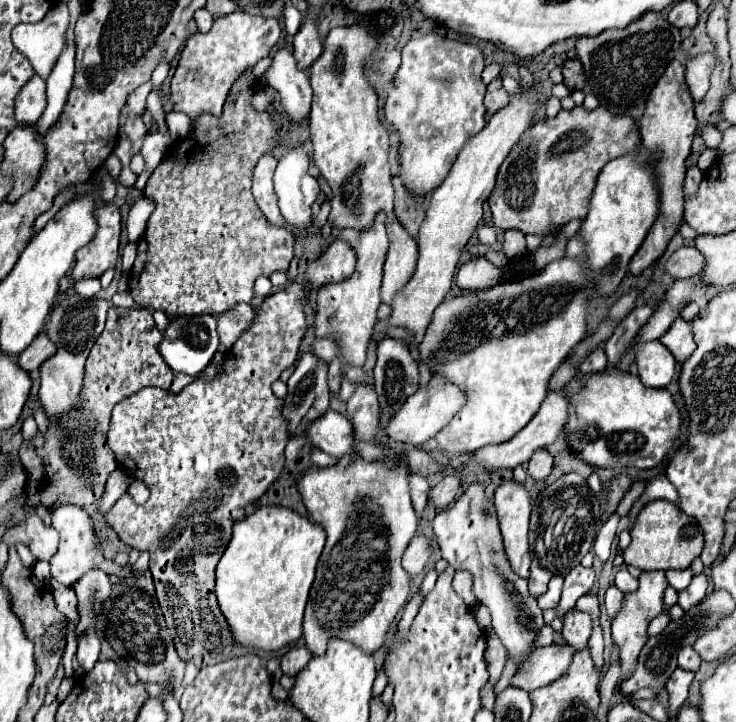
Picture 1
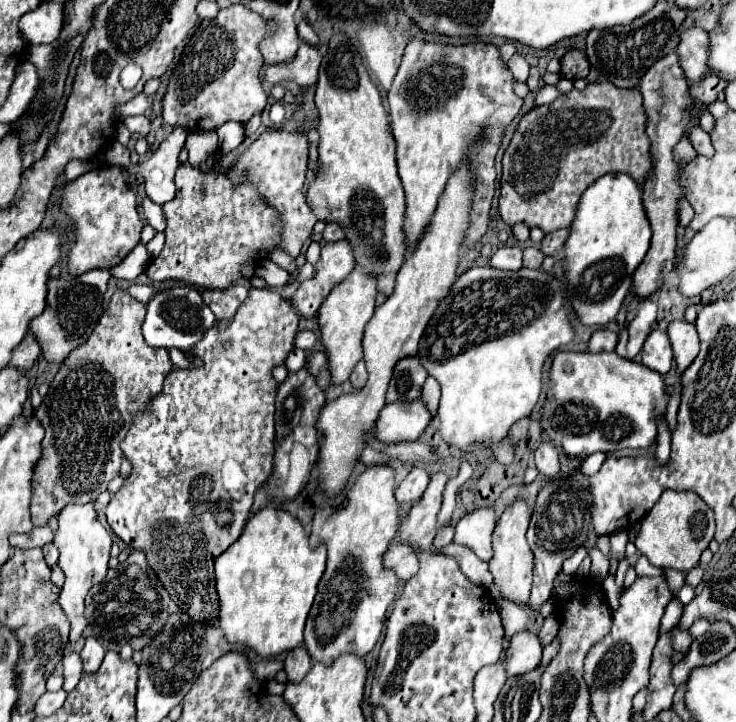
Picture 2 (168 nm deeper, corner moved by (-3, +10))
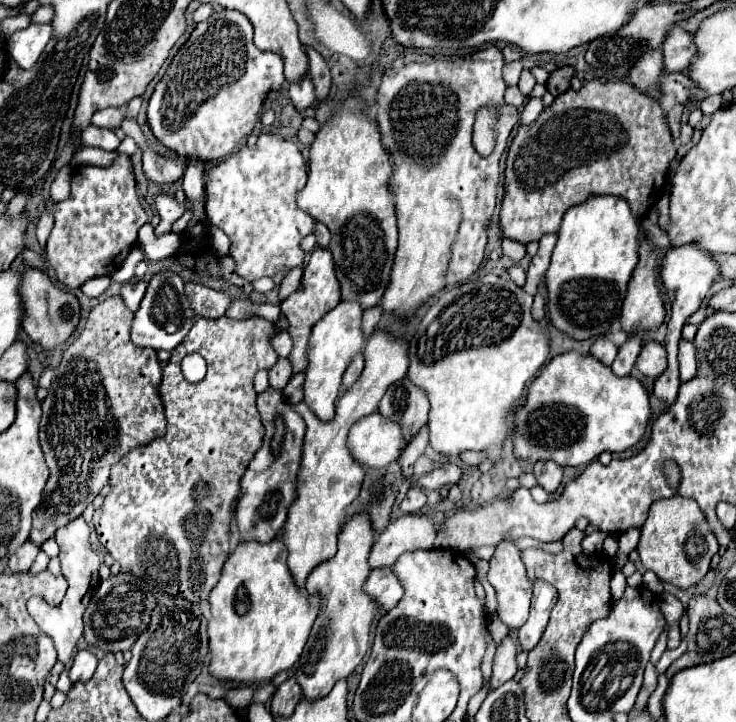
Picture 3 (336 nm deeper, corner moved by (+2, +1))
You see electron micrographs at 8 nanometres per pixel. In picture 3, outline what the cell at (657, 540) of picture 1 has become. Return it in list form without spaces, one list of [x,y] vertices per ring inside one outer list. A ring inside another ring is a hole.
[[[675,495],[673,499],[659,499],[651,505],[649,517],[641,527],[637,553],[643,567],[651,569],[661,581],[667,581],[679,589],[695,585],[709,571],[711,557],[717,551],[719,551],[717,539],[711,533],[697,501]]]

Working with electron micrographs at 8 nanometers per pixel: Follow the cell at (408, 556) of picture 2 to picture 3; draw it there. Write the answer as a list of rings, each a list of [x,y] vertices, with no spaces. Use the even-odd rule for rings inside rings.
[[[389,567],[373,569],[363,585],[363,591],[371,593],[371,597],[375,597],[379,601],[379,607],[385,611],[393,609],[405,593],[401,581],[397,579],[393,569],[389,569]]]

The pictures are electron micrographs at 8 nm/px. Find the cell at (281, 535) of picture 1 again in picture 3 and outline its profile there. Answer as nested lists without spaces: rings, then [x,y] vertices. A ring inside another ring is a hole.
[[[273,539],[269,543],[241,541],[225,561],[221,579],[209,593],[209,605],[213,615],[213,623],[209,623],[209,631],[207,631],[209,651],[211,651],[211,663],[209,663],[211,675],[225,681],[259,683],[259,681],[269,681],[279,671],[291,669],[299,659],[307,643],[311,625],[319,611],[319,595],[313,593],[311,597],[305,587],[295,585],[295,579],[285,559],[287,559],[285,543],[281,539]]]

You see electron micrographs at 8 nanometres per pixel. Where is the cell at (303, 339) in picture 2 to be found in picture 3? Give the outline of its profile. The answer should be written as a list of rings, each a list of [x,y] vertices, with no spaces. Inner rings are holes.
[[[281,331],[279,337],[275,337],[275,351],[279,353],[279,357],[287,357],[293,349],[293,341],[289,337],[287,331]]]

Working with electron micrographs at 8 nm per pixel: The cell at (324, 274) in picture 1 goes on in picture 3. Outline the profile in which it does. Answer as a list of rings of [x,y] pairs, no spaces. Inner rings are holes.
[[[315,247],[309,263],[303,271],[303,279],[301,279],[301,287],[297,291],[293,291],[285,301],[281,301],[281,313],[287,317],[289,327],[287,333],[293,339],[295,349],[289,355],[289,361],[293,365],[293,373],[305,371],[307,369],[307,347],[309,347],[309,335],[313,325],[325,315],[329,313],[337,303],[341,301],[341,285],[337,281],[335,275],[335,265],[333,265],[333,255],[329,253],[329,249],[323,247]]]

